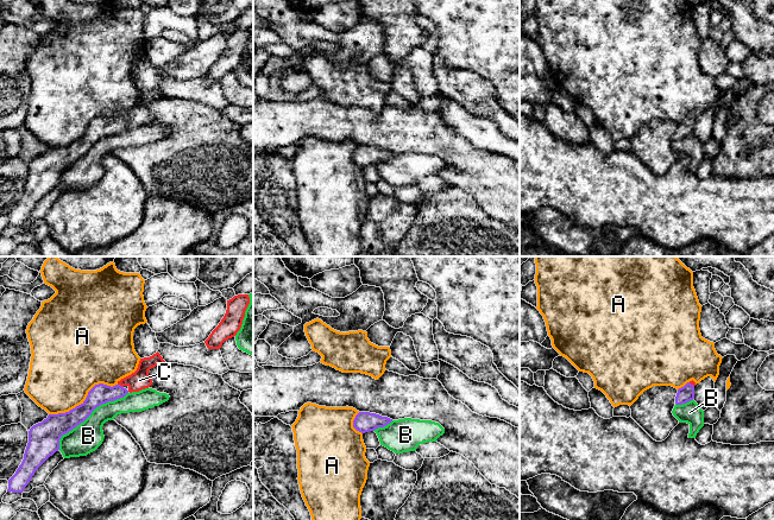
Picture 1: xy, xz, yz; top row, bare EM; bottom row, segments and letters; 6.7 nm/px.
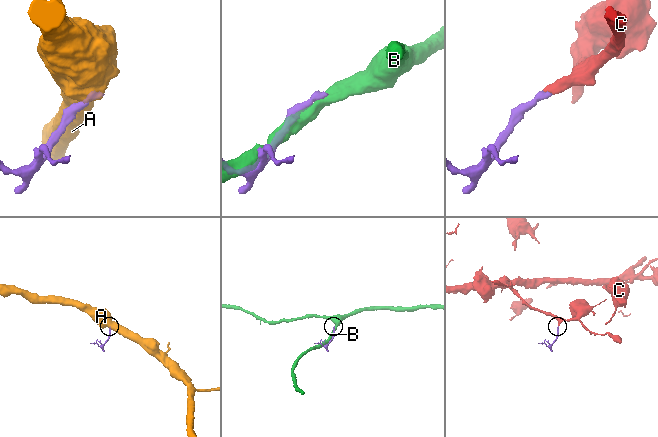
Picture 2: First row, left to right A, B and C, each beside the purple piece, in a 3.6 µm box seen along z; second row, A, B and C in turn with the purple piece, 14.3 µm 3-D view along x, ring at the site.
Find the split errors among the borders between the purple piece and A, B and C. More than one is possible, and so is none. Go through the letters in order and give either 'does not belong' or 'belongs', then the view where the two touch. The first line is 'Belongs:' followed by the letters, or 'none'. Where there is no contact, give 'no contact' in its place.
Belongs: C
A: does not belong; meets purple in xy
B: does not belong; meets purple in xy
C: belongs; meets purple in xy

